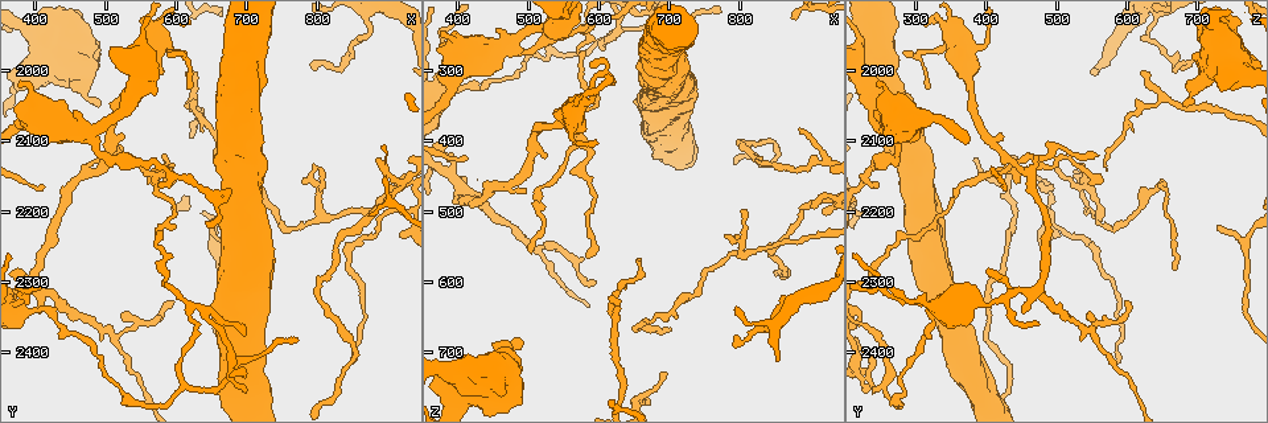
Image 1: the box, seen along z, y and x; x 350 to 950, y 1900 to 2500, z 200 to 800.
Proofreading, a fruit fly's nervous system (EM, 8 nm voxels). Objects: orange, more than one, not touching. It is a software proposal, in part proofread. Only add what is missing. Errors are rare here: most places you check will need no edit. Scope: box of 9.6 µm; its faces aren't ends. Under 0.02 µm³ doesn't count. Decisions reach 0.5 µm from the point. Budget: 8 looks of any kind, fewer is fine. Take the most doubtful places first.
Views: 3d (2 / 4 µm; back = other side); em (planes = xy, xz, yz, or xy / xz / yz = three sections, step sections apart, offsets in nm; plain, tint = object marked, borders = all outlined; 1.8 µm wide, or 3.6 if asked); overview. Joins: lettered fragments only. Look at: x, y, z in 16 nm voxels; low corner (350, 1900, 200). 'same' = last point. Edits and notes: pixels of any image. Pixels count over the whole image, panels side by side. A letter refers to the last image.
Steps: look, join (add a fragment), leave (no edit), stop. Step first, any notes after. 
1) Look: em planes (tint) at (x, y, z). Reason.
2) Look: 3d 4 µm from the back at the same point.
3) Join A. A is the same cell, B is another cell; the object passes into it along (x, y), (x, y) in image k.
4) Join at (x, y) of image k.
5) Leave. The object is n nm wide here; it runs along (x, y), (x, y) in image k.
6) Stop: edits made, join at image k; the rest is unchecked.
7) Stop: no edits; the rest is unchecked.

Look: em planes (borders) at (685, 2160, 650). Sharp bend.

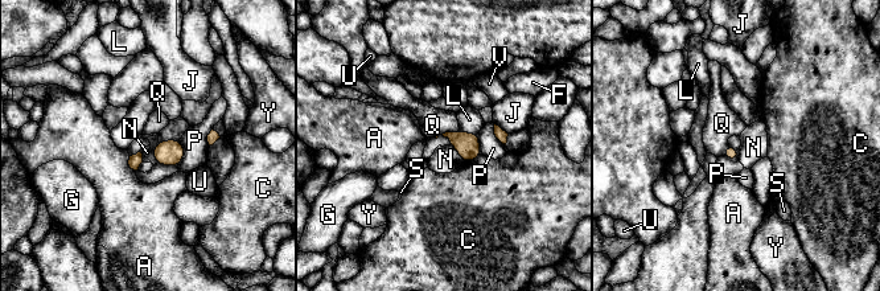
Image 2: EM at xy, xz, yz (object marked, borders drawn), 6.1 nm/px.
Leave. The object is 80 nm wide here; A, C, F, G, J, L, N, P, Q, S, U, V and Y are other cells; a border runs along (159, 143), (153, 150), (155, 163) in image 2; no lettered fragment goes on from it.

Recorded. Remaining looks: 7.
Look: 3d 2 µm at (705, 2280, 670). Tapers out.

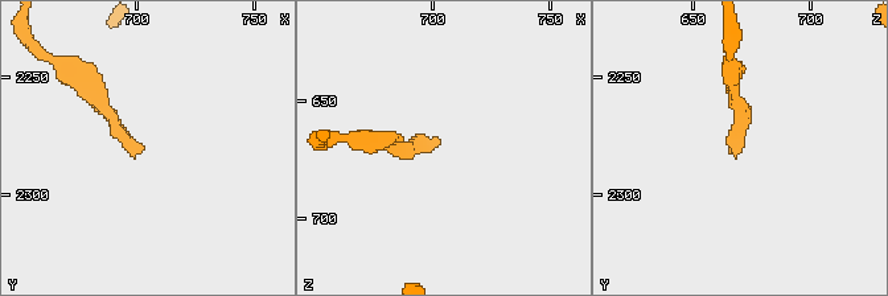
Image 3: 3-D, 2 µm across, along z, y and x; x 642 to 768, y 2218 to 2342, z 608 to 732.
Look: em planes (borders) at (702, 2282, 666).

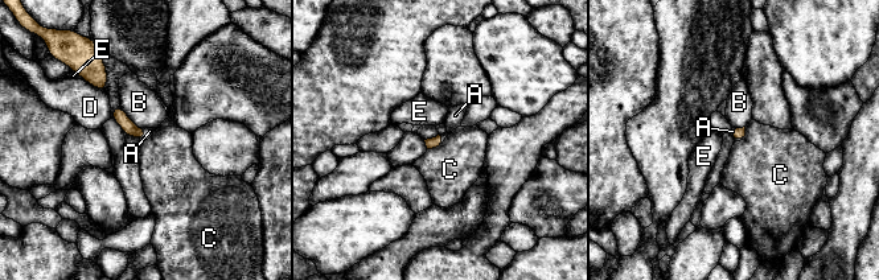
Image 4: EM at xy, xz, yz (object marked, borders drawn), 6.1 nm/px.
Leave. A, B, C, D and E are other cells; a border runs along (439, 135), (440, 143) in image 4; none of them fits.

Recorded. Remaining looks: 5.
Look: em planes (tint) at (880, 1945, 630). Sharp bend.

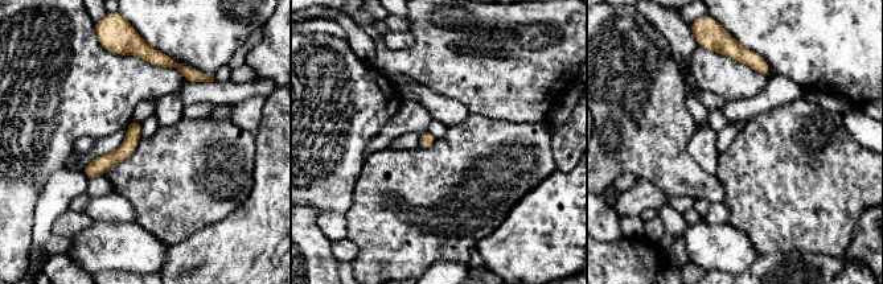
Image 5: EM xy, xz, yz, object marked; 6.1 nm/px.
Look: em planes (borders) at the same point.

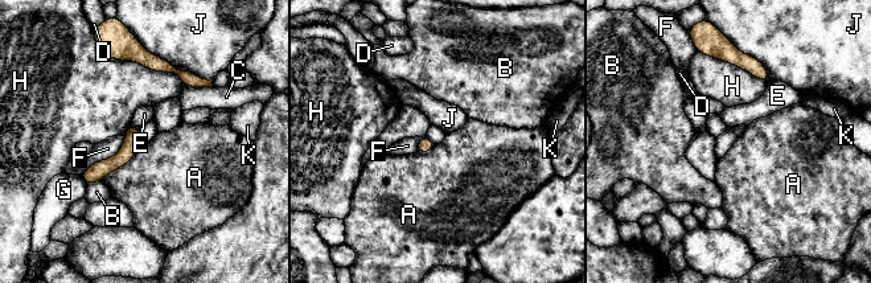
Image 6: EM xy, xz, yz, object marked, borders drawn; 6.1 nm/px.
Leave. A, B, C, D, E, F, G, H, J and K are other cells; it runs along (136, 131), (113, 164), (85, 176) in image 6; no lettered fragment goes on from it.

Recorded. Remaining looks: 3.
Stop: no edits; the rest is unchecked.

